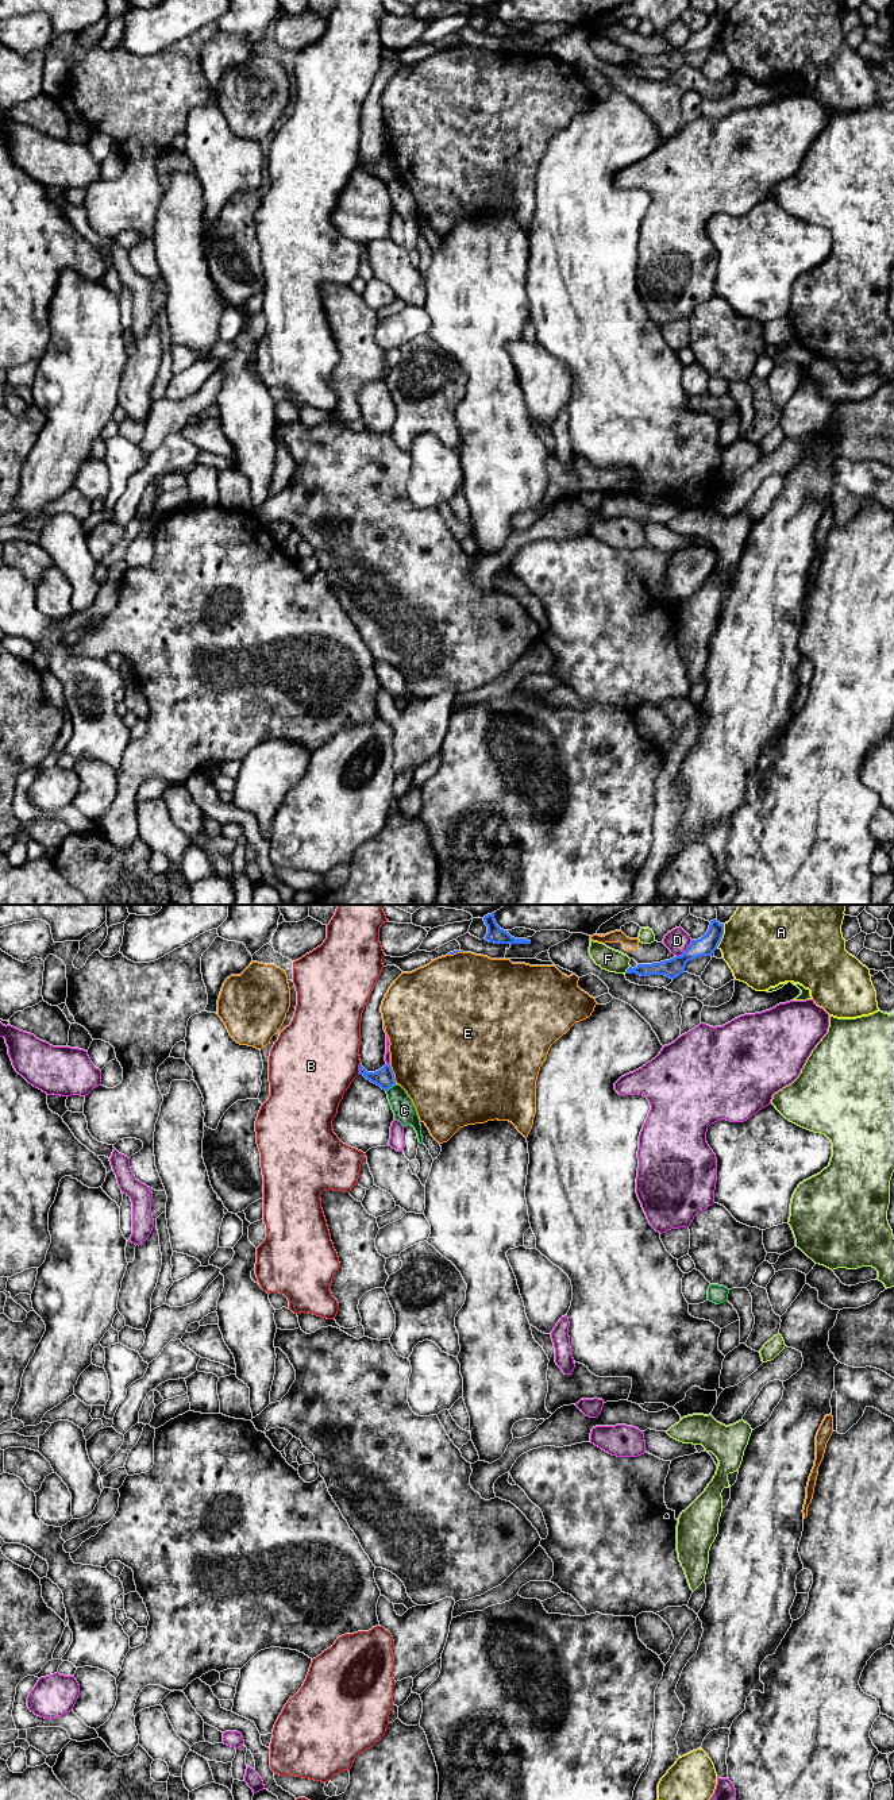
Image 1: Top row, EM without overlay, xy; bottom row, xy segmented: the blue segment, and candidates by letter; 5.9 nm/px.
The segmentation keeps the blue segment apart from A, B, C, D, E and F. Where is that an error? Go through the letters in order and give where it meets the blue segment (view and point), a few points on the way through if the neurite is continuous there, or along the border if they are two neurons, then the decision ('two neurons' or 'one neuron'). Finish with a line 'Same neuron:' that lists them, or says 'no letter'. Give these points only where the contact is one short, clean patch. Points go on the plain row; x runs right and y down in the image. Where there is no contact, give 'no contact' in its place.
A: xy (721, 29) | along xy (724, 16), (721, 33), (716, 39) | two neurons
B: xy (359, 161) | two neurons
C: xy (390, 178) | along xy (395, 176), (386, 184) | two neurons
D: xy (686, 42) | along xy (692, 33), (675, 49) | two neurons
E: xy (393, 168) | two neurons
F: xy (627, 62) | two neurons
Same neuron: no letter

